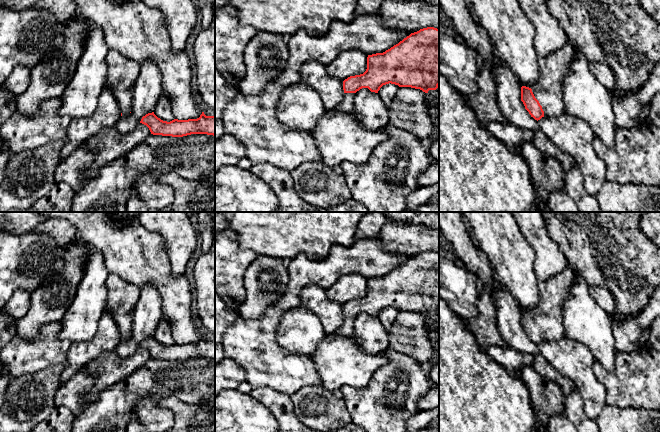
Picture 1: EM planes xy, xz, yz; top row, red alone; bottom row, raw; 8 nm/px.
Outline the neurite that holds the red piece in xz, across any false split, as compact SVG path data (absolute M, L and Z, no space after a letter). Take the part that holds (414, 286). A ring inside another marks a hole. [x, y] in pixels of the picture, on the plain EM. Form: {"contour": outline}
{"contour": "M427 251L411 257L398 268L383 277L368 279L367 293L363 298L350 300L343 305L344 323L335 336L352 337L354 320L362 312L378 317L386 308L420 313L425 317L439 310L439 253Z"}

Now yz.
{"contour": "M567 267L545 281L538 282L538 301L531 311L521 311L521 325L535 344L559 340L564 336L562 307L569 298L573 270Z"}

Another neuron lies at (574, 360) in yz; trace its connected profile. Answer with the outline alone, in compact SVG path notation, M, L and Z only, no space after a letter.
M566 337L544 340L538 348L558 372L573 382L584 405L584 412L597 421L607 404L606 390L594 374L595 359L589 348Z

